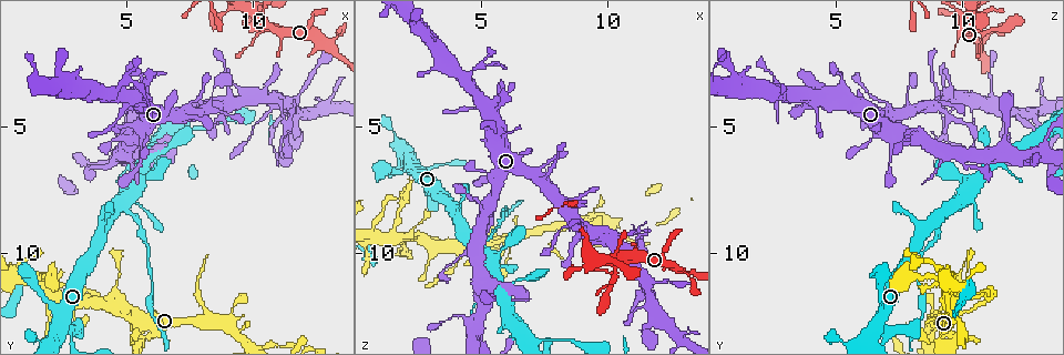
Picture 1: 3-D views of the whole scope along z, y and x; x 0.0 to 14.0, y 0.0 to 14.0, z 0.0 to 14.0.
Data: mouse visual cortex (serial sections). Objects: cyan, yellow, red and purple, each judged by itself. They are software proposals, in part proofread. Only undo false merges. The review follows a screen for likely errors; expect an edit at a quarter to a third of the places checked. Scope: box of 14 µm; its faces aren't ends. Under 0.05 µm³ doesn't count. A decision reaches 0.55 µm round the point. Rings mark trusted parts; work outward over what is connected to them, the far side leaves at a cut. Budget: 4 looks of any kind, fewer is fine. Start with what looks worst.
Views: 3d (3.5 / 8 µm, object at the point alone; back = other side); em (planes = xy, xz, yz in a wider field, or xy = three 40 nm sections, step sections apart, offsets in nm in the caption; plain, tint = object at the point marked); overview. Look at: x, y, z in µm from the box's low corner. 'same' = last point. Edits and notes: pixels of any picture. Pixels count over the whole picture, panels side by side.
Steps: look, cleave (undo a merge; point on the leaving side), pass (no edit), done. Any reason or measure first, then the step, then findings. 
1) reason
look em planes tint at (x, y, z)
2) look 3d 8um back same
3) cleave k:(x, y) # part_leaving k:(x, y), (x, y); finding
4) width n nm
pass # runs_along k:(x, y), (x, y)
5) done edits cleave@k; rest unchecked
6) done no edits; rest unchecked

calibre changes
look 3d 3.5um at (10.9, 4.8, 12.4)

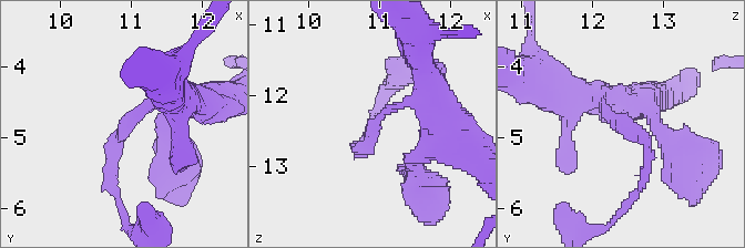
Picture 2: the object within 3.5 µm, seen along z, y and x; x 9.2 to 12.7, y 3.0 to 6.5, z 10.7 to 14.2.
arm_widths 150, 350 nm; need the tissue
look em xy step 2 tint at (11.05, 4.75, 12.30)

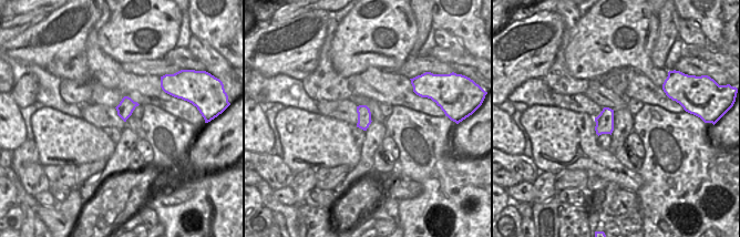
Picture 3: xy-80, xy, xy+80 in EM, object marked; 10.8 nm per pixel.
pass # all the same cell

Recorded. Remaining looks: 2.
calibre changes
look 3d 8um at (2.4, 12.6, 6.9)

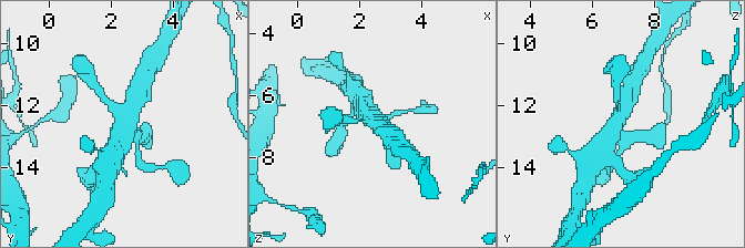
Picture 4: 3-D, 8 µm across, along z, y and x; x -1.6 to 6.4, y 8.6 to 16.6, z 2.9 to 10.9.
look em planes tint at (2.4, 12.6, 6.8)

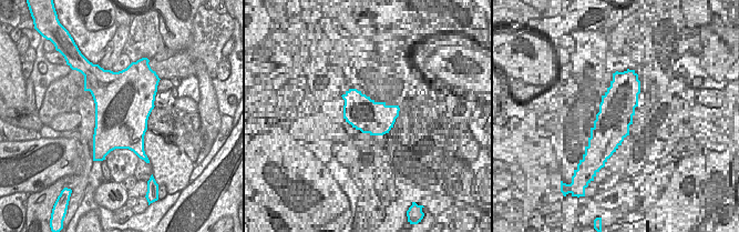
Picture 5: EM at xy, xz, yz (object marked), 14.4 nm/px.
pass # runs_along 4:(628, 95), (612, 135), (603, 148); all the same cell

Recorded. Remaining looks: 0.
done no edits; rest unchecked

